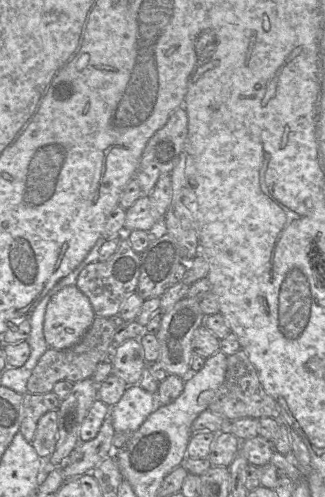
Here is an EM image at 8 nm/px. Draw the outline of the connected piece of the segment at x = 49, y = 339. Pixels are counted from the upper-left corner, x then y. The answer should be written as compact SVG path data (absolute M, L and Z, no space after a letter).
M76 285L62 288L46 307L43 333L49 348L63 350L78 344L94 318L88 297Z

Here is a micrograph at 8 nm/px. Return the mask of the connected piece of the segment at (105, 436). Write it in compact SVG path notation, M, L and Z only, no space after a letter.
M109 408L109 414L104 419L97 436L92 440L80 442L64 464L57 465L63 470L64 481L92 473L107 457L112 457L114 435Z

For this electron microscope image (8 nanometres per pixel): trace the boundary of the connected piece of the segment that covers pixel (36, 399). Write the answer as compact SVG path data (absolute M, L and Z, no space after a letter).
M52 391L44 394L26 393L23 396L19 431L28 443L34 439L40 417L48 411L58 411L60 403Z

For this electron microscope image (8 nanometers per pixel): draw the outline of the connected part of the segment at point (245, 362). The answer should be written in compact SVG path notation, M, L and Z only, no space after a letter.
M242 348L233 355L227 356L225 380L218 389L208 409L225 420L240 418L260 419L263 417L281 418L279 404L264 390L255 366Z

